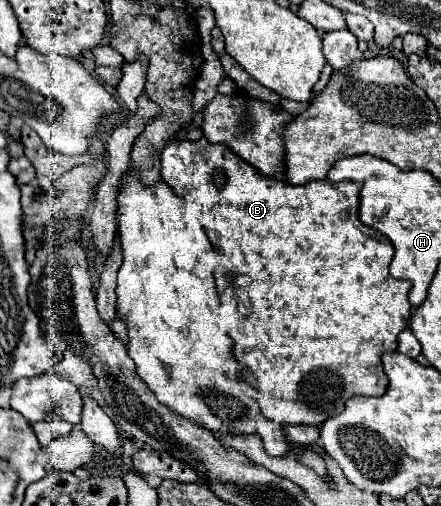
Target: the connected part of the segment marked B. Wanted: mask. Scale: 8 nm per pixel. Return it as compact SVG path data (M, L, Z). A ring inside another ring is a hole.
M204 135L198 141L180 141L170 143L162 159L162 179L172 185L172 191L180 195L180 199L192 199L196 203L194 213L208 237L208 243L212 245L212 277L216 279L216 289L220 295L220 307L214 317L214 331L220 333L220 339L232 341L234 359L238 359L240 365L240 383L254 387L260 393L260 409L268 419L274 419L276 423L288 423L288 425L322 425L332 415L338 415L344 409L346 399L352 395L384 395L388 379L382 373L382 361L380 355L386 351L396 351L398 345L398 333L408 327L410 323L410 303L408 303L408 291L412 283L390 279L388 265L394 255L394 247L388 241L388 237L380 235L378 231L364 227L358 219L358 193L362 183L356 181L340 181L340 183L328 183L328 181L310 181L306 185L290 185L280 179L268 179L260 175L250 163L240 159L238 155L232 155L228 147L220 147L216 143L208 143ZM216 169L226 171L226 185L222 191L218 191L212 183L212 173Z

